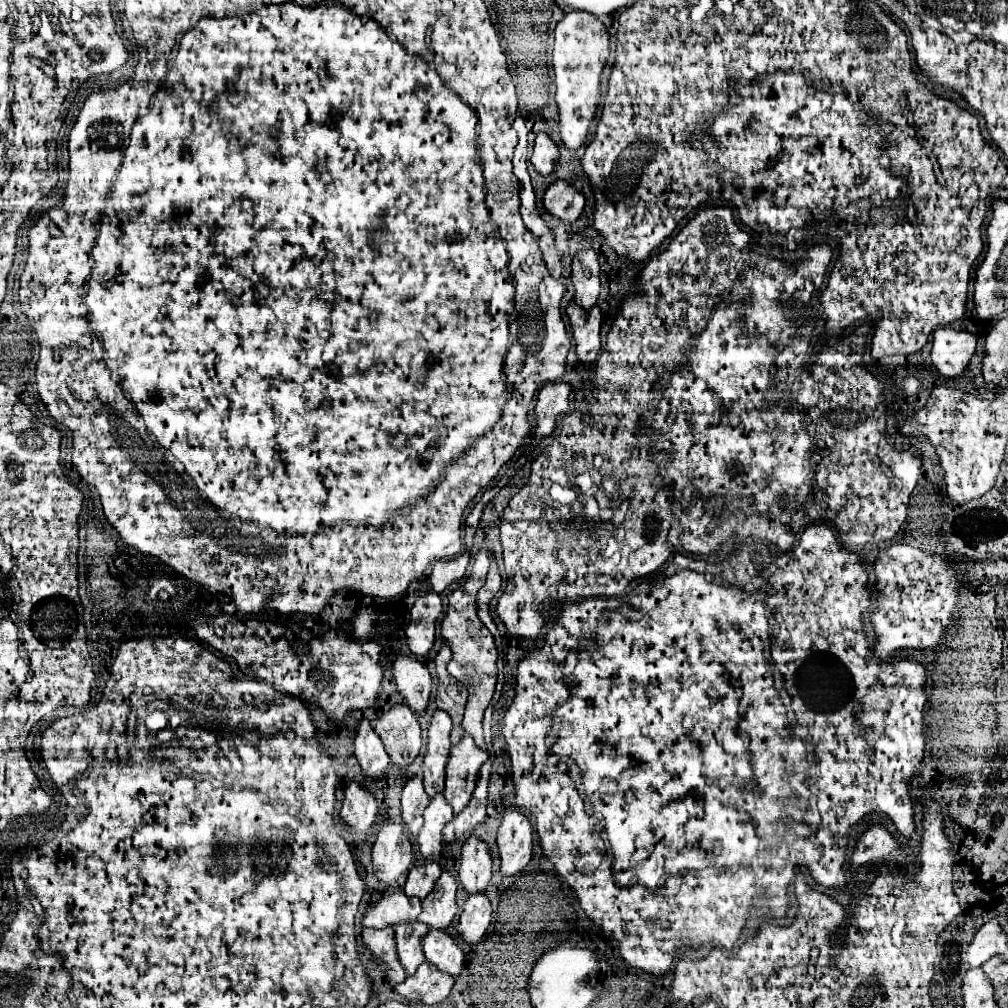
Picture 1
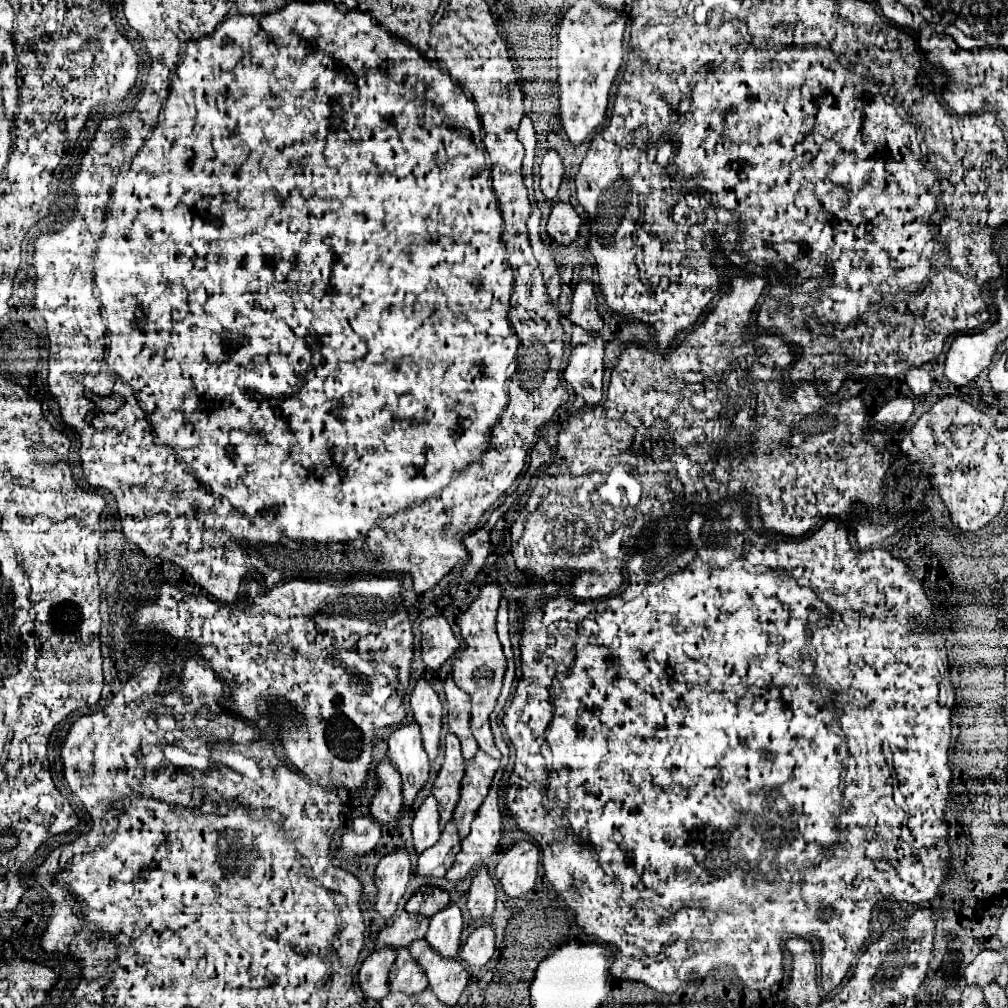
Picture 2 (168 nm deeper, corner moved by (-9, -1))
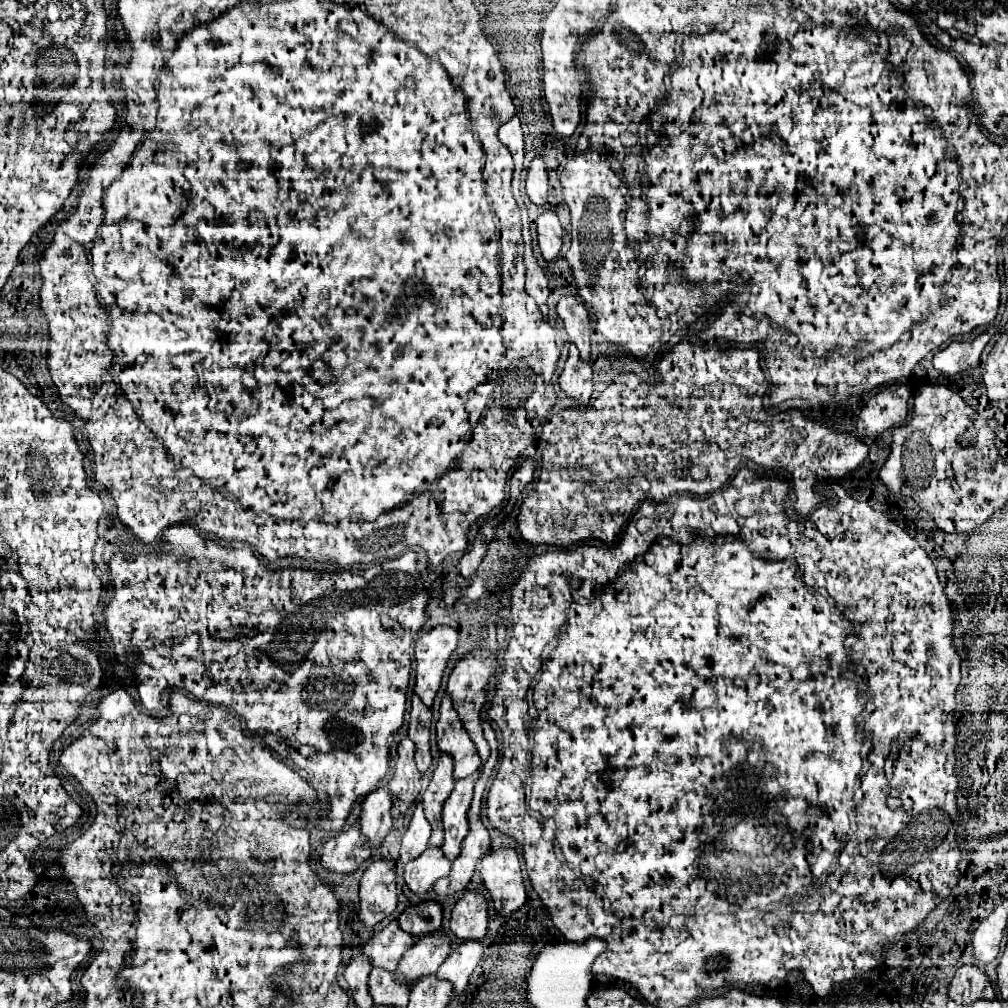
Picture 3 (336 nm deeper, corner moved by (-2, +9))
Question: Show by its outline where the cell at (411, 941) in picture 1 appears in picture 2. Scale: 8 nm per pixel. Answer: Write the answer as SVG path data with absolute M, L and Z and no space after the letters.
M407 948L397 950L397 960L389 972L389 988L391 992L407 994L419 994L427 988L427 978L421 972L419 964L415 964L415 960L411 958Z

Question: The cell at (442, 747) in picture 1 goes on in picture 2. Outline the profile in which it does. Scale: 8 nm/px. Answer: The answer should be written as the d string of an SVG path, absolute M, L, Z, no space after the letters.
M447 734L445 738L445 762L433 782L431 794L435 796L439 804L439 830L445 828L445 824L453 818L453 810L459 802L459 790L461 790L461 778L465 772L465 760L461 756L459 740L453 734Z

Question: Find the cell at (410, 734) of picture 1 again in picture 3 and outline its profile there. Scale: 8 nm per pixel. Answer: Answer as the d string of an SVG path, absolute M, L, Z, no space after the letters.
M404 736L398 744L398 756L396 756L396 766L394 766L394 776L388 784L392 792L392 816L398 818L408 808L414 804L414 800L420 796L420 770L416 768L414 762L414 752L416 744Z

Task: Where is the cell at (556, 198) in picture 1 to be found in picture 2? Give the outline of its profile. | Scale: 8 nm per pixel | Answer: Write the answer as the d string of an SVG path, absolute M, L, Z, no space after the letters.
M557 202L551 208L551 216L547 222L547 234L559 246L567 246L577 238L581 226L581 218L571 204Z

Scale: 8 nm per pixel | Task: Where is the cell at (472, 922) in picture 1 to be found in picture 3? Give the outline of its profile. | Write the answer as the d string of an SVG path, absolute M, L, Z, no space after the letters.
M464 940L440 966L438 978L454 984L454 994L460 994L468 986L468 978L482 958L482 944L478 940Z

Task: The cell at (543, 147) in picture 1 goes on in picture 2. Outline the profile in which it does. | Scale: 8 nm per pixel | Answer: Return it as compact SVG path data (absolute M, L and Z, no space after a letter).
M549 150L541 162L541 192L545 196L545 200L555 200L559 184L565 176L563 170L563 162L561 156L555 150Z

